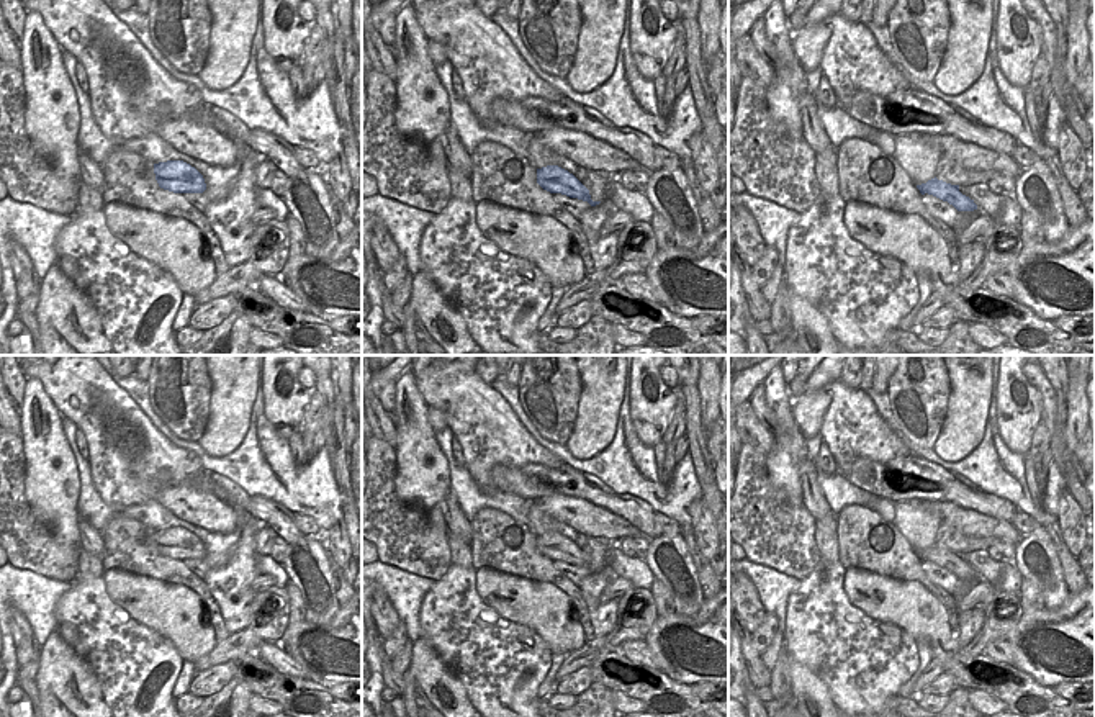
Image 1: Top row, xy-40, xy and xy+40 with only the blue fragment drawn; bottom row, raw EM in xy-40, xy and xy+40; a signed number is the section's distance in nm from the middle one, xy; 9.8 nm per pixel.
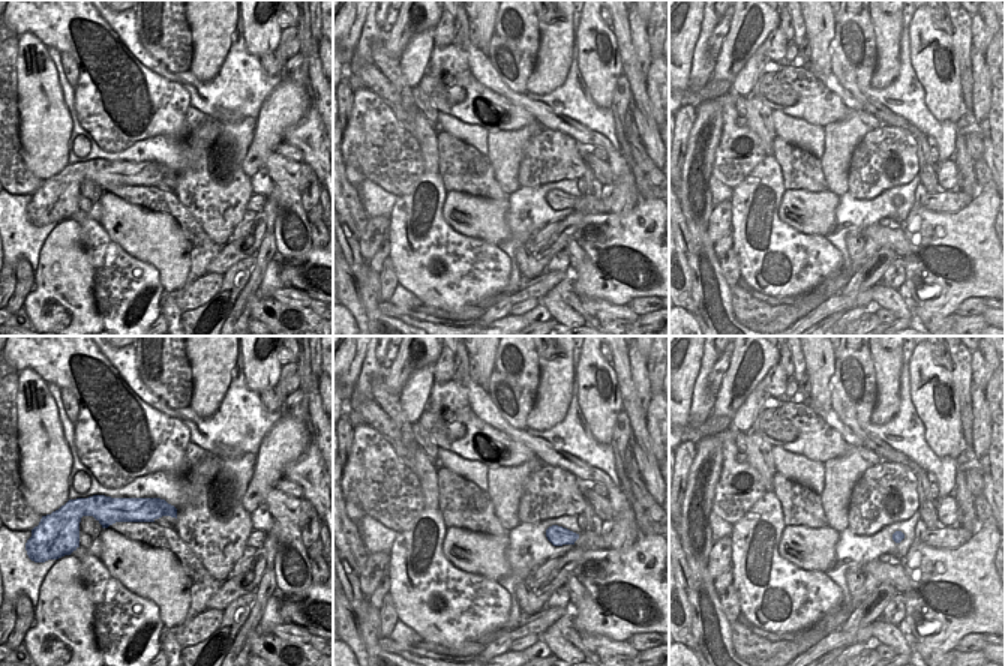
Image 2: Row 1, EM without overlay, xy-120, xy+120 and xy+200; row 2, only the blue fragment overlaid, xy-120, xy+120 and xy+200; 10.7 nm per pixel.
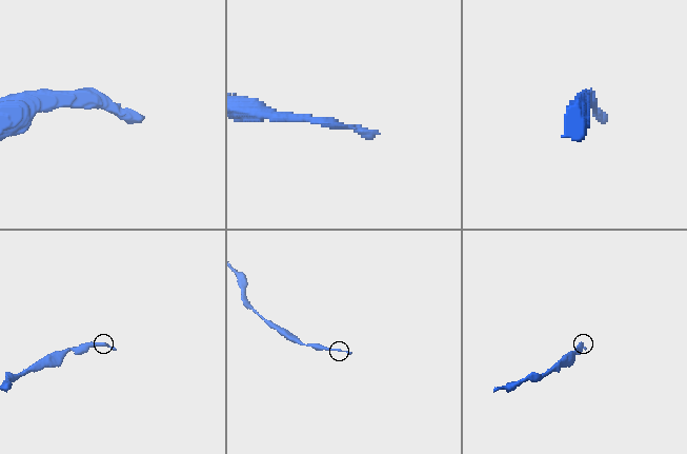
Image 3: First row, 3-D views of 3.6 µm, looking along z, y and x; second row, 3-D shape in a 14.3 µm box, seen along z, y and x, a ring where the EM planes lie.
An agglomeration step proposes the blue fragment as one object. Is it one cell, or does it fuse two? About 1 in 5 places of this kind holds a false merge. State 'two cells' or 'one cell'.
one cell

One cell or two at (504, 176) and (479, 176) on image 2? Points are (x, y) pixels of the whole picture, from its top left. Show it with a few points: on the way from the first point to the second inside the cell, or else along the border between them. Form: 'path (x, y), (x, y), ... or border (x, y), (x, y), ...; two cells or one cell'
border (486, 156), (495, 180), (507, 195); two cells

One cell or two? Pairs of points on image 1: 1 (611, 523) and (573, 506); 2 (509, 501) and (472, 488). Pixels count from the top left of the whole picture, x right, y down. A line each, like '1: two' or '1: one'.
1: one
2: one

